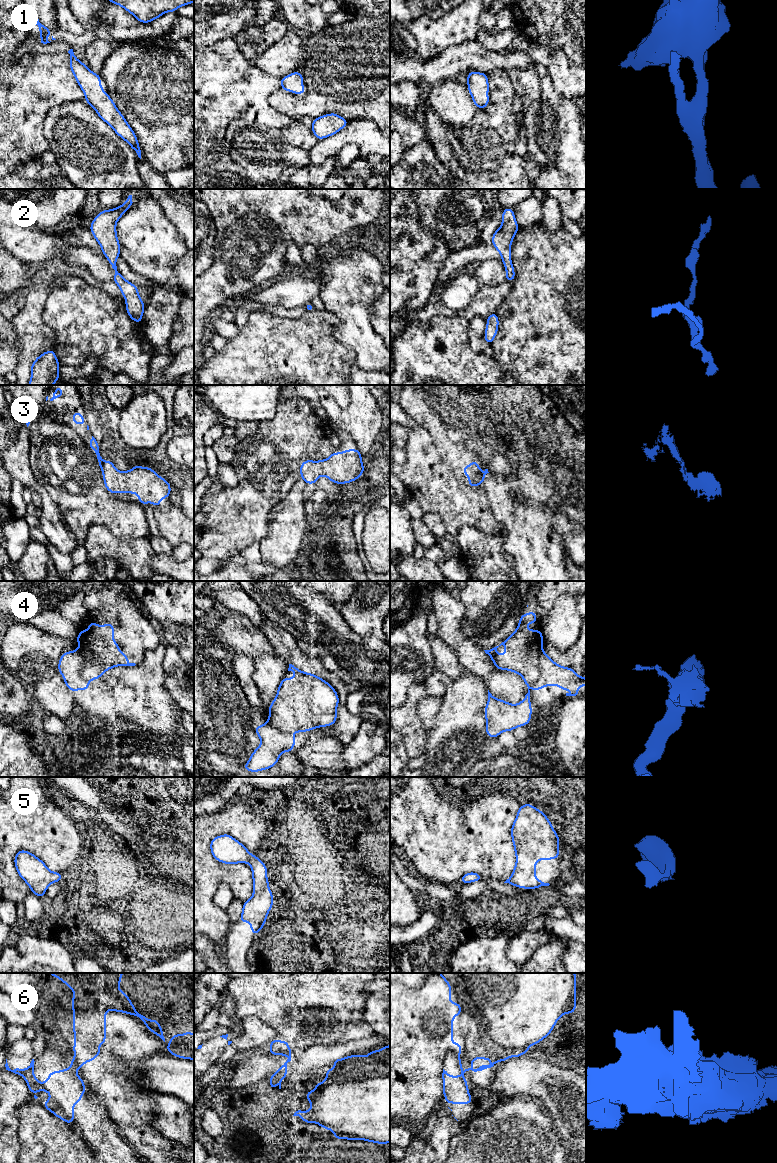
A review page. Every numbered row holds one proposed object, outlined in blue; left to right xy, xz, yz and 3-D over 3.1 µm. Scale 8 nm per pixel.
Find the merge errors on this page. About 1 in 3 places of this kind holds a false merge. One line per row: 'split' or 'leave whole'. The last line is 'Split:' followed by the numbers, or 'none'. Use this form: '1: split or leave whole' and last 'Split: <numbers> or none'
1: leave whole
2: leave whole
3: split
4: leave whole
5: leave whole
6: split
Split: 3, 6

